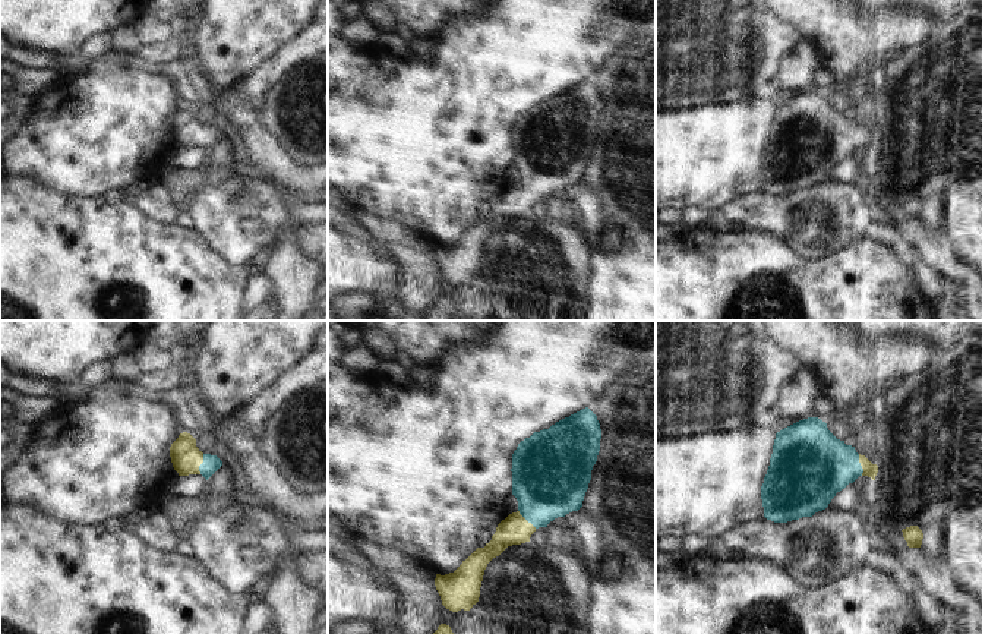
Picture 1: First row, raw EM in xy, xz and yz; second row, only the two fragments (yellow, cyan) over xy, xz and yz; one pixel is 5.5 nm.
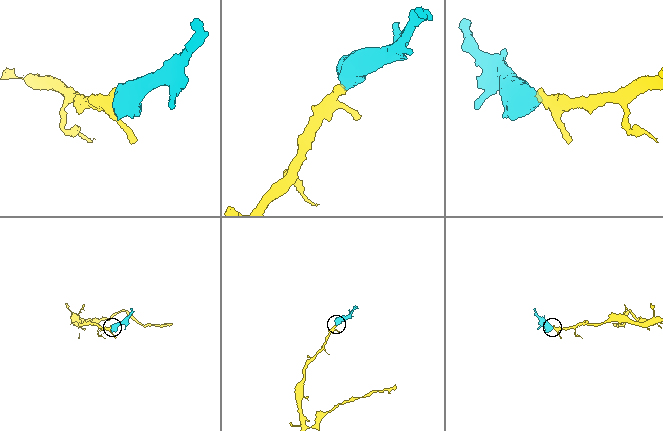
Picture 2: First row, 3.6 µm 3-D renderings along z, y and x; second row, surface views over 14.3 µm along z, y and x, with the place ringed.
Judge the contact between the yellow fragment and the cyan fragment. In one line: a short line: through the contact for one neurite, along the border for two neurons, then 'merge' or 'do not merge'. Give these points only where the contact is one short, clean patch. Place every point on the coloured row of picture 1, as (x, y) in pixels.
line yz (870, 469), (861, 464), (815, 464); merge

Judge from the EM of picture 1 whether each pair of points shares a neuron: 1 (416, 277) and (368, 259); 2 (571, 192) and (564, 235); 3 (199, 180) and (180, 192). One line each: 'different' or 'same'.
1: different
2: different
3: same

